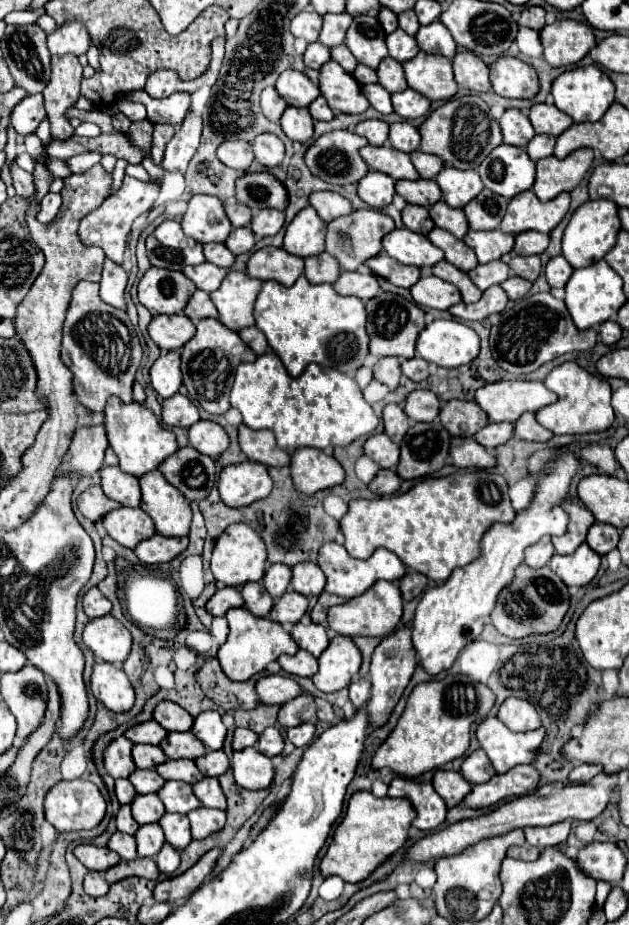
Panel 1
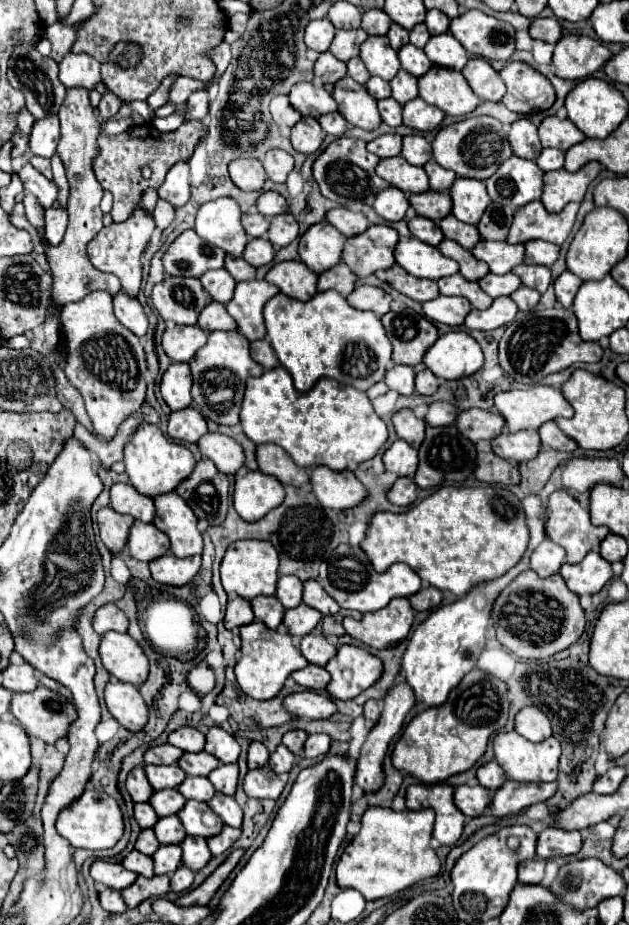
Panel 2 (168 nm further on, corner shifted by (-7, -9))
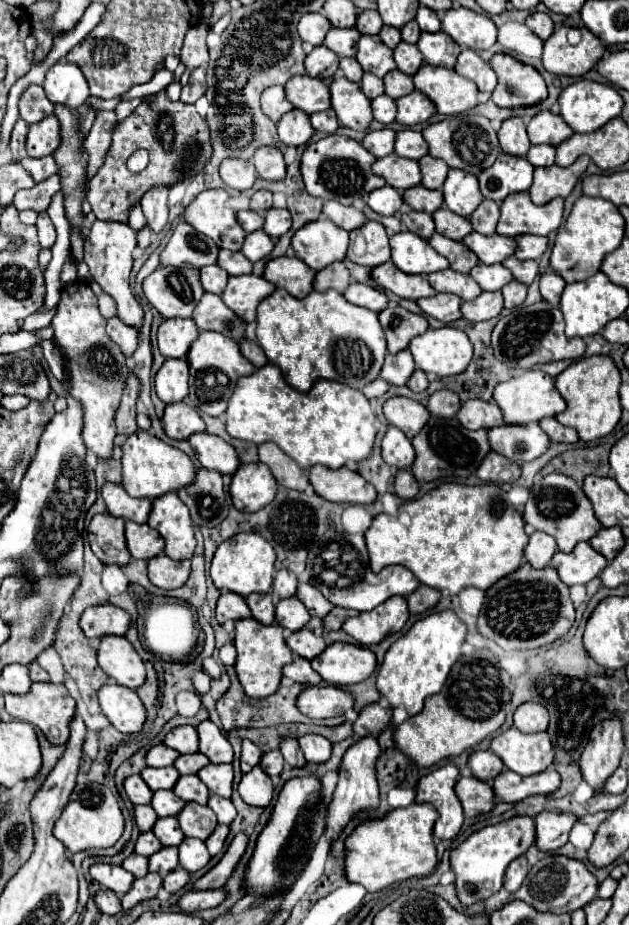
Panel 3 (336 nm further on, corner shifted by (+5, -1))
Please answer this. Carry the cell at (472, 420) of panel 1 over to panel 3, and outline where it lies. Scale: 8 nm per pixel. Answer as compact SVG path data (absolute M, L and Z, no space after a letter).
M470 399L462 403L456 417L466 429L492 429L498 425L504 425L502 411L494 401Z

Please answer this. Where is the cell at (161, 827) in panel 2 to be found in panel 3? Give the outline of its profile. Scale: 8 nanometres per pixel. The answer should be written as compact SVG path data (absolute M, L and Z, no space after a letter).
M176 817L158 819L158 823L154 825L154 831L152 833L160 839L160 843L164 847L178 847L184 841L184 833L182 833Z

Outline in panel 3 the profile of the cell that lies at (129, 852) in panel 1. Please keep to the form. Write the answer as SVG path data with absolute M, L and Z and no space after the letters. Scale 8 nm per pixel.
M132 853L132 855L122 863L122 867L124 867L126 871L130 871L134 877L144 877L144 875L148 873L148 859L142 857L142 855Z

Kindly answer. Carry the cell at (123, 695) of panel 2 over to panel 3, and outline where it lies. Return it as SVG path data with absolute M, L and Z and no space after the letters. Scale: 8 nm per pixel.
M106 683L100 693L100 707L108 721L122 733L138 733L146 723L146 709L136 691L118 683Z

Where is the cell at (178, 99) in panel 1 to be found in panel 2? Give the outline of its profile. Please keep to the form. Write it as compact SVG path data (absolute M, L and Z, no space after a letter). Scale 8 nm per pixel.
M206 89L204 91L194 91L188 101L186 101L186 111L184 111L184 119L186 121L196 121L202 119L208 113L208 95Z

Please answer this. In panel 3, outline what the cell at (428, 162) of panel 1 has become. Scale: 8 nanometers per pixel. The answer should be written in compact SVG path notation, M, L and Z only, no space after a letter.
M432 155L422 157L418 163L420 163L420 171L422 171L422 185L426 189L440 189L444 185L444 179L446 179L450 167L442 159L436 159Z

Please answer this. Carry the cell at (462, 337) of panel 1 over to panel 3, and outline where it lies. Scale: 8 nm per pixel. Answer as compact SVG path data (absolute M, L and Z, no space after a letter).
M454 327L428 329L414 337L408 347L414 355L416 367L438 377L464 373L472 359L472 345L468 337Z

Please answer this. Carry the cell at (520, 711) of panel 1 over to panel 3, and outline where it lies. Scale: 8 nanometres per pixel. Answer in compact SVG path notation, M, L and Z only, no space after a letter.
M528 701L522 703L516 713L514 713L514 725L522 731L522 733L538 733L538 731L546 731L548 729L548 709L540 703Z

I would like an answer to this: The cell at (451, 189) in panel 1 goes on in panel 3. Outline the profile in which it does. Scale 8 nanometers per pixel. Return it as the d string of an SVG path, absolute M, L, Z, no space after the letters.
M450 169L442 191L446 207L462 217L470 217L476 211L476 207L482 203L478 179L466 171Z

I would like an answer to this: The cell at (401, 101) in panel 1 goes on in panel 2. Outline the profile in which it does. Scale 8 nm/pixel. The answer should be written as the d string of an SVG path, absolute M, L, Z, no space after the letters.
M420 97L408 101L402 109L404 109L404 125L418 129L418 131L432 131L444 119L444 113L438 107L428 105Z

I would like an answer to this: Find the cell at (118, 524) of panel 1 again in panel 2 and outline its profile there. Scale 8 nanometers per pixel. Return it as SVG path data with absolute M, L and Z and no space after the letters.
M134 521L126 541L126 551L130 557L138 561L152 561L156 557L162 557L168 547L170 541L160 529L156 529L152 523Z

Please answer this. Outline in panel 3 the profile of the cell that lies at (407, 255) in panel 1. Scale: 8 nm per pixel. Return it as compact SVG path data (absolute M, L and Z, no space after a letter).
M402 231L390 237L390 247L392 247L392 263L404 271L404 273L434 273L448 269L448 263L442 255L438 255L428 241L422 237Z

